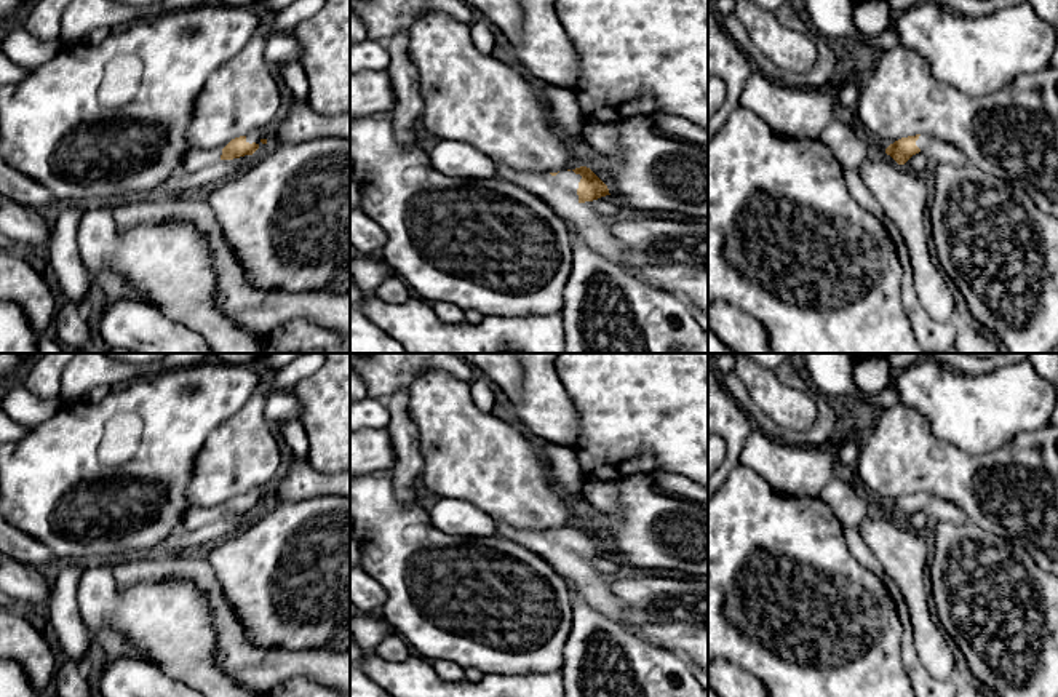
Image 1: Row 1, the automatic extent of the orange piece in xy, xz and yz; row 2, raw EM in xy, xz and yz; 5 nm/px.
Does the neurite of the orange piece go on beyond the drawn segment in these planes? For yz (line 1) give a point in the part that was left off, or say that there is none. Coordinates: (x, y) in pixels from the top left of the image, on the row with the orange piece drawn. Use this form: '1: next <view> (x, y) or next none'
1: next yz (937, 151)

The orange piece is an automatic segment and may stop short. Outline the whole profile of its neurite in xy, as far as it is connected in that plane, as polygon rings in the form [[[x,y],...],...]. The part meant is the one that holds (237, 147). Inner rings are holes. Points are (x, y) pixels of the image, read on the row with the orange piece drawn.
[[[265,131],[235,137],[222,150],[189,147],[182,158],[181,173],[195,173],[216,160],[233,160],[253,155],[262,144],[267,144]]]

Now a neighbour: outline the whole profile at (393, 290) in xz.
[[[398,275],[382,281],[372,294],[390,304],[404,304],[411,299],[411,289]]]

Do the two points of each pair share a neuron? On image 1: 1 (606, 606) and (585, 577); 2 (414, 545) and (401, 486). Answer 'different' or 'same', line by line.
1: same
2: different

